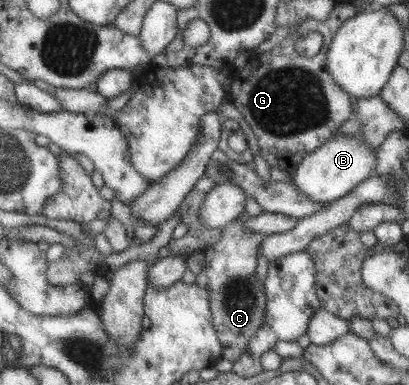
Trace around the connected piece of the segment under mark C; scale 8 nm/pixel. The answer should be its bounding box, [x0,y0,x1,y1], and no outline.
[205,212,266,363]

